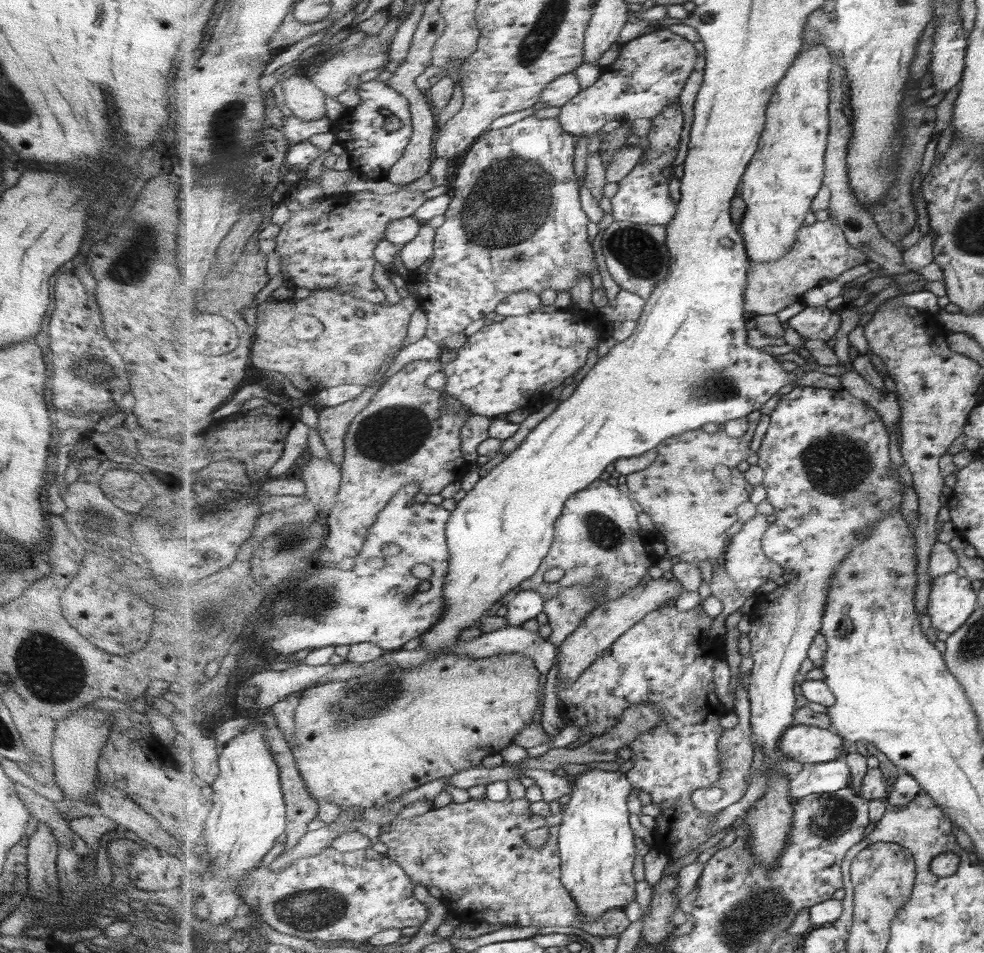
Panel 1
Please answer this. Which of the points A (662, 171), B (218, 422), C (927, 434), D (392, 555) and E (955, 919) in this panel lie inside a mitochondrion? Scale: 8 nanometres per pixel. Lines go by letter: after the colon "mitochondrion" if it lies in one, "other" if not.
A: other
B: other
C: other
D: other
E: other

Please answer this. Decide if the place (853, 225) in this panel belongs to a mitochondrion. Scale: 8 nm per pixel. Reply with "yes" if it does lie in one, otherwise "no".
no

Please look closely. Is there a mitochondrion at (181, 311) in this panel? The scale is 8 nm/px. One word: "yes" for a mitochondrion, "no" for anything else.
no

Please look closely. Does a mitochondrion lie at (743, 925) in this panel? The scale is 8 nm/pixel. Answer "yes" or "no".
yes

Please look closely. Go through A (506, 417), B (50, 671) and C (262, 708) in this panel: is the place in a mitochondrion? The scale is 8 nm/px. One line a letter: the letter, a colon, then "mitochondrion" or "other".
A: other
B: mitochondrion
C: other

